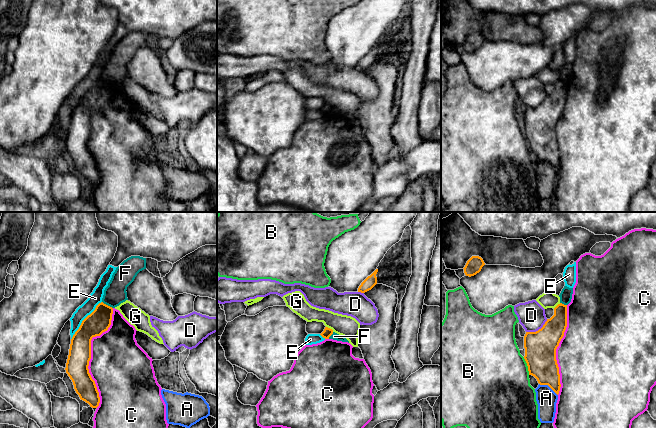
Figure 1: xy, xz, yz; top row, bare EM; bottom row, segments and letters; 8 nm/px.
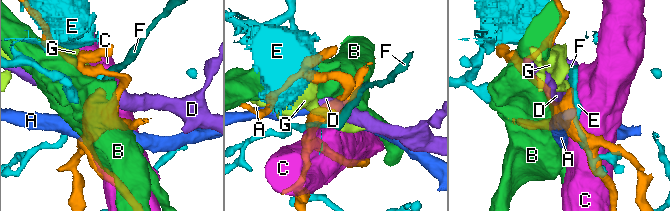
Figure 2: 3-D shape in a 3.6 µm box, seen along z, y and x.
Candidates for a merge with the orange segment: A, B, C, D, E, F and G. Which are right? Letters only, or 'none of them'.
none of them

